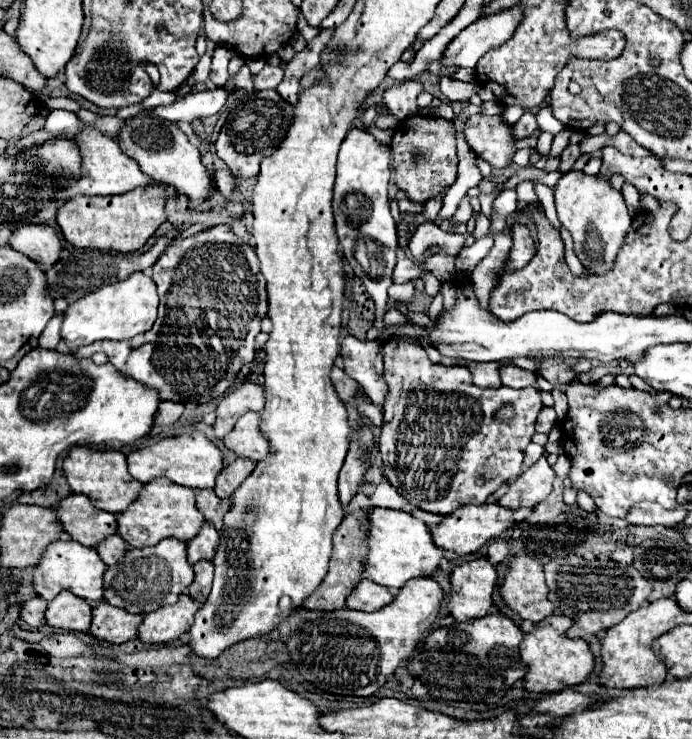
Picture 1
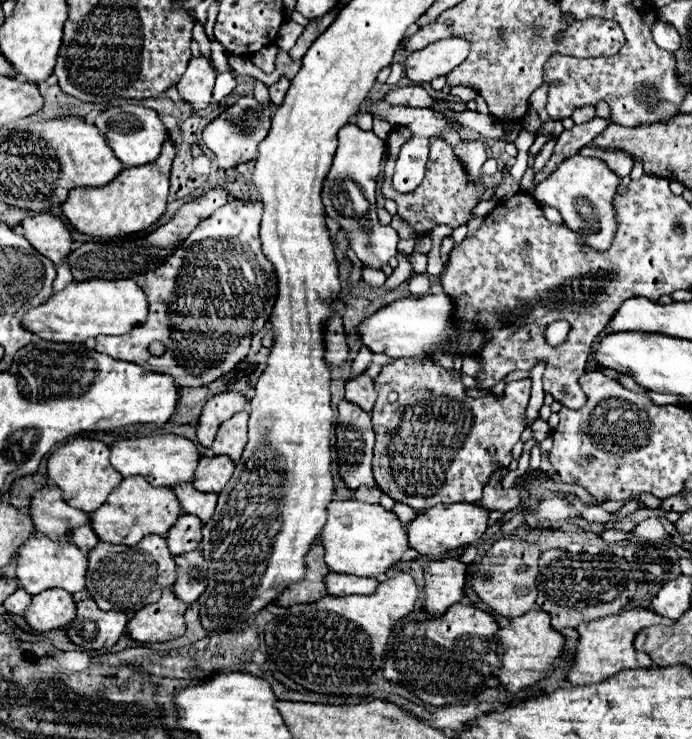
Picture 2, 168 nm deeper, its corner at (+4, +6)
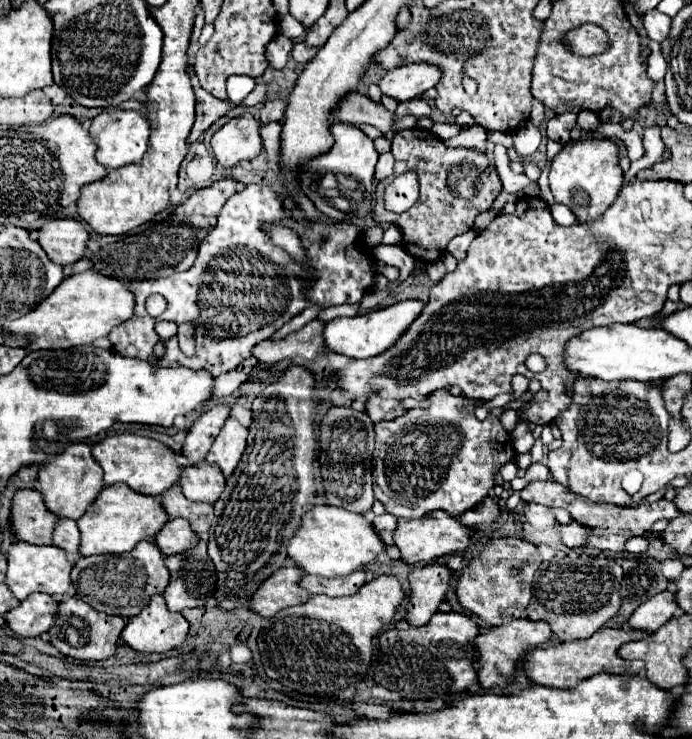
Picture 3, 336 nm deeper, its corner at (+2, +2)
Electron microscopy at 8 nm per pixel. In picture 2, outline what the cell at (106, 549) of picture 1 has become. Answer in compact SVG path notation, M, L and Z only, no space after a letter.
M81 526L73 532L73 544L77 544L85 554L89 554L101 540L97 538L97 534L93 532L91 526Z

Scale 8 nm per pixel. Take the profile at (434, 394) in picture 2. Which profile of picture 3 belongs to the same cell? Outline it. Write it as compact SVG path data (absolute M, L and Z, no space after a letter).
M437 390L435 394L431 394L429 402L431 402L431 406L429 406L427 410L415 408L415 410L409 410L405 416L397 418L397 420L377 422L377 424L375 424L375 464L373 464L373 480L375 480L375 482L373 482L373 492L375 492L375 498L385 506L385 510L387 510L389 514L393 514L393 516L397 516L397 518L405 518L405 520L423 518L425 514L435 512L435 510L443 510L443 512L447 512L449 516L461 516L465 510L473 508L475 504L479 504L479 502L489 494L489 490L495 486L493 474L495 474L505 462L509 462L509 460L515 458L515 450L513 450L513 444L511 444L511 436L509 436L509 432L503 430L503 426L501 426L501 422L499 422L499 416L491 416L491 414L489 414L487 420L479 422L479 420L475 418L475 408L477 408L475 402L463 400L463 396L457 398L457 396L453 396L449 390Z

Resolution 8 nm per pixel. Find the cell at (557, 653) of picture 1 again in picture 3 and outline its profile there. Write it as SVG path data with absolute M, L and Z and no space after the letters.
M519 618L513 620L509 624L503 626L495 626L489 628L485 632L481 632L479 636L475 636L475 640L471 640L471 644L477 648L477 676L479 676L479 684L483 688L491 688L491 686L507 686L513 678L515 666L521 660L521 656L529 650L535 648L543 642L547 642L551 638L551 628L545 622L531 622L527 618Z

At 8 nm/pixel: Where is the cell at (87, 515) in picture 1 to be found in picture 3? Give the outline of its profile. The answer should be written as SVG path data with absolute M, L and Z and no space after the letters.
M17 490L11 502L13 534L29 544L51 544L51 534L57 518L43 506L43 496L37 490Z

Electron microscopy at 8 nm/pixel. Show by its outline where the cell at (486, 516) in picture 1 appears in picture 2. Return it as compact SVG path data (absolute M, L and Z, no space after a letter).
M437 504L425 512L419 512L419 516L407 526L409 544L419 554L425 554L429 558L441 558L447 550L455 550L459 546L469 546L477 542L487 530L487 520L489 510L481 508L479 504Z

